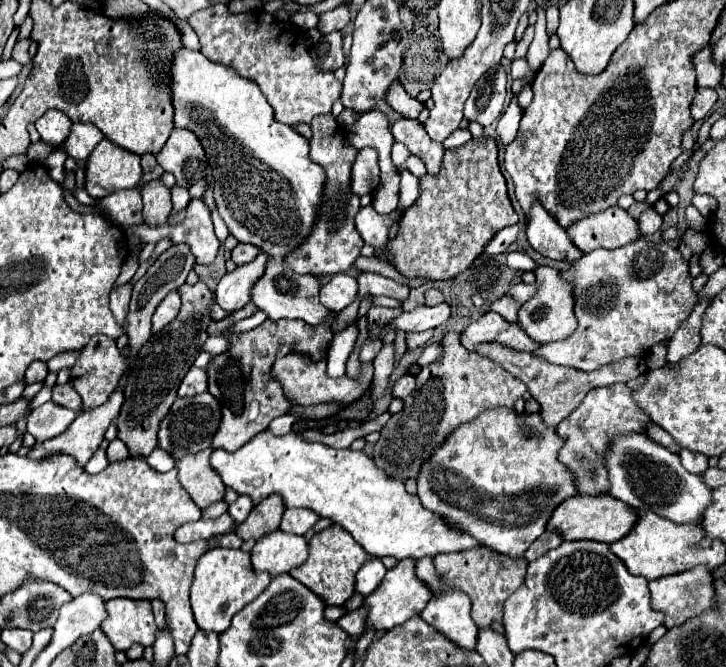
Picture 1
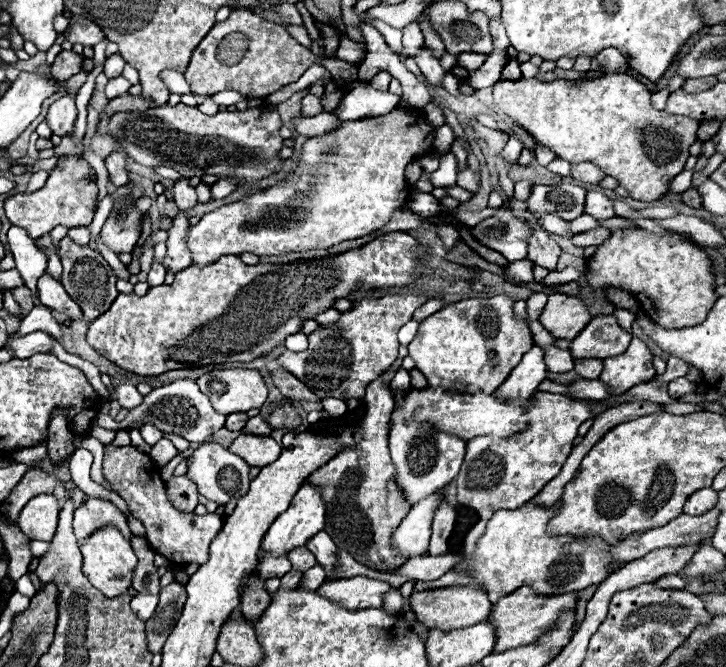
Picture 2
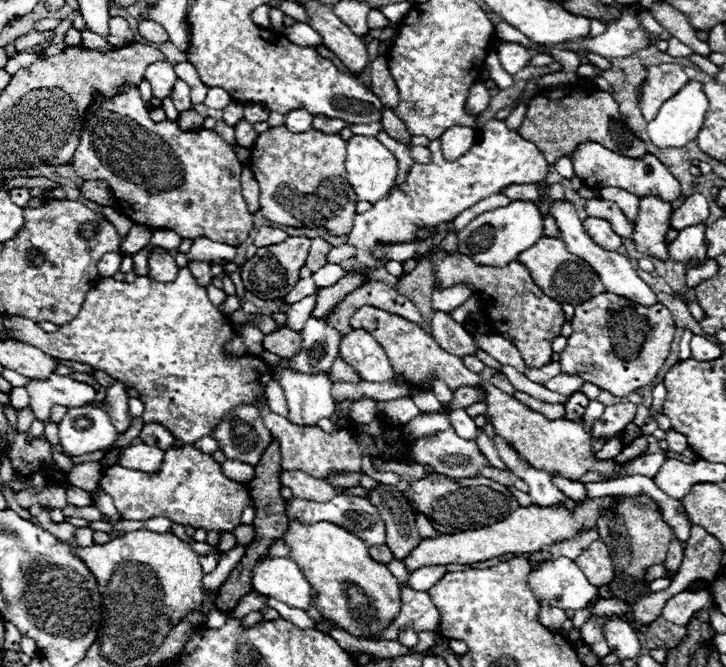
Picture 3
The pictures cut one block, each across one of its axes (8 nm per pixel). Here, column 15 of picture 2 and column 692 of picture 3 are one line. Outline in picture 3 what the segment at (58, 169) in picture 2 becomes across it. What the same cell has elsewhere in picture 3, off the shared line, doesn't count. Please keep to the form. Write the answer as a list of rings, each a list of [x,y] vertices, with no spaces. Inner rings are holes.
[[[692,194],[690,198],[684,200],[684,204],[676,210],[672,210],[670,216],[670,228],[682,230],[686,226],[700,224],[708,218],[708,202],[702,194]]]

